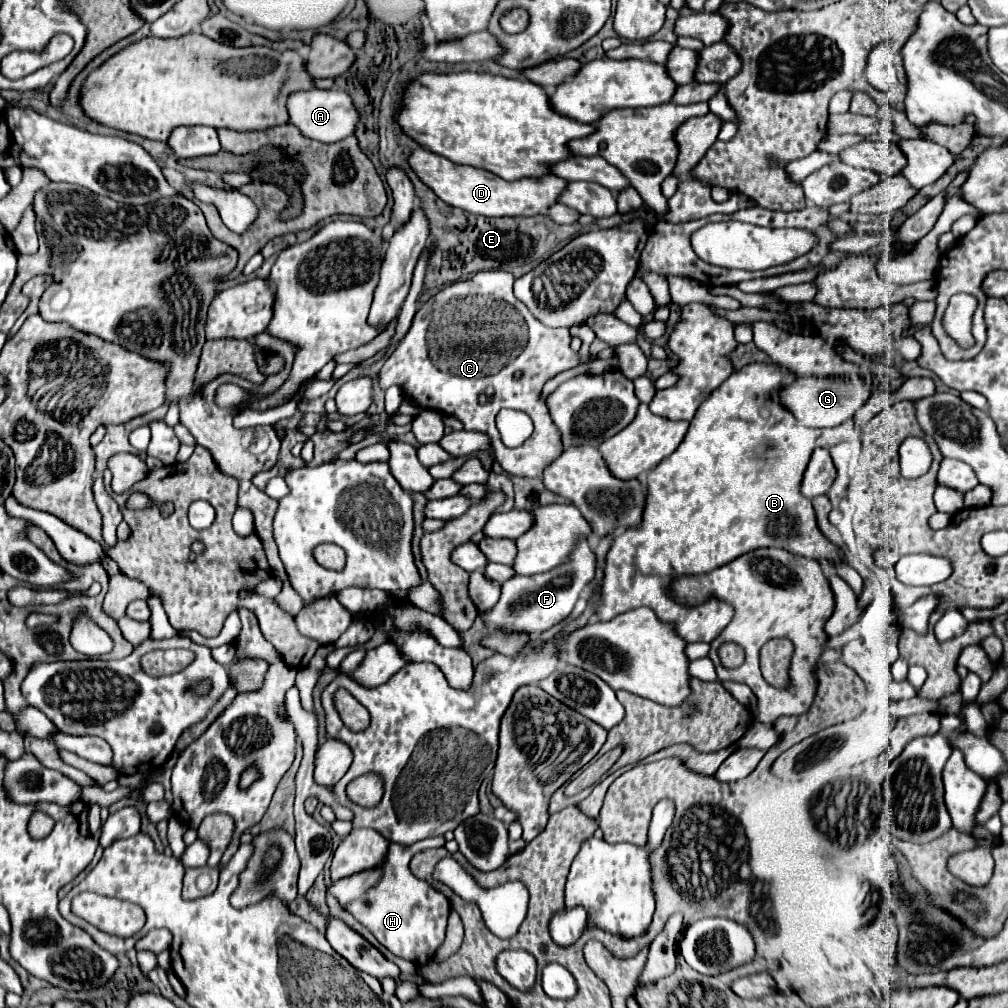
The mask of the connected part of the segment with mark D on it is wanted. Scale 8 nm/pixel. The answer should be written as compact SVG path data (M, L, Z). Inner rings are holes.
M416 148L410 156L410 166L420 176L424 184L428 184L438 198L442 198L446 204L462 208L470 214L482 214L482 216L538 216L544 214L550 206L554 206L560 198L560 192L568 186L568 180L558 176L544 176L542 180L516 180L506 182L500 180L492 172L484 172L482 168L472 168L464 164L452 164L450 160L444 160L444 156L436 156L434 152L428 152L428 148Z

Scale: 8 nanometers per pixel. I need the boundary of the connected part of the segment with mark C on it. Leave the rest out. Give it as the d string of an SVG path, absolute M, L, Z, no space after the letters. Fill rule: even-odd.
M492 270L492 272L478 272L470 280L454 282L440 290L434 298L430 298L414 316L408 334L400 340L394 354L386 360L384 368L380 370L380 386L386 390L392 384L398 384L422 410L434 410L440 414L452 414L462 420L466 430L478 430L492 438L496 462L510 474L510 476L526 476L526 478L540 478L544 468L554 462L562 454L562 440L560 430L550 418L546 400L542 398L542 386L558 376L564 370L576 368L582 364L580 354L572 352L570 348L570 332L566 328L546 328L540 324L528 308L512 294L512 274ZM522 370L522 380L514 380L512 374ZM502 408L514 408L526 412L534 422L532 436L518 448L508 448L502 444L500 432L496 428L496 414Z

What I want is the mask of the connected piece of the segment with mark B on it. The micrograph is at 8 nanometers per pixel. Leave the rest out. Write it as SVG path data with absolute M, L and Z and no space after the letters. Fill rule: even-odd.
M748 364L734 372L698 408L678 450L648 472L644 520L640 526L620 534L608 552L600 590L602 604L596 612L598 620L606 622L616 614L648 606L662 622L674 622L682 638L690 642L712 642L732 622L734 606L718 598L708 598L698 606L676 602L670 594L670 584L676 576L708 574L758 548L782 548L790 554L812 558L816 562L846 562L840 546L832 544L820 532L812 502L800 492L800 484L812 450L854 438L854 424L848 420L838 428L802 428L802 424L786 408L770 398L770 394L784 384L784 374L786 372L774 364Z

